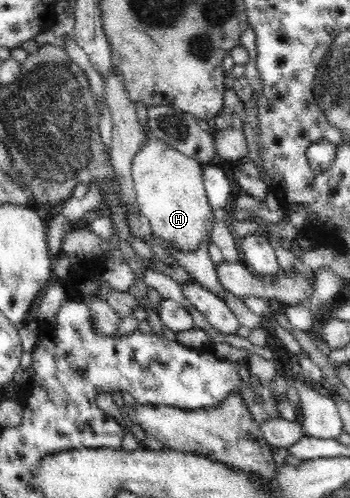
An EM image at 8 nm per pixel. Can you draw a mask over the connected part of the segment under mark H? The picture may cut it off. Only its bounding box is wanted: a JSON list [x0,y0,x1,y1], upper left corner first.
[132,101,221,251]

